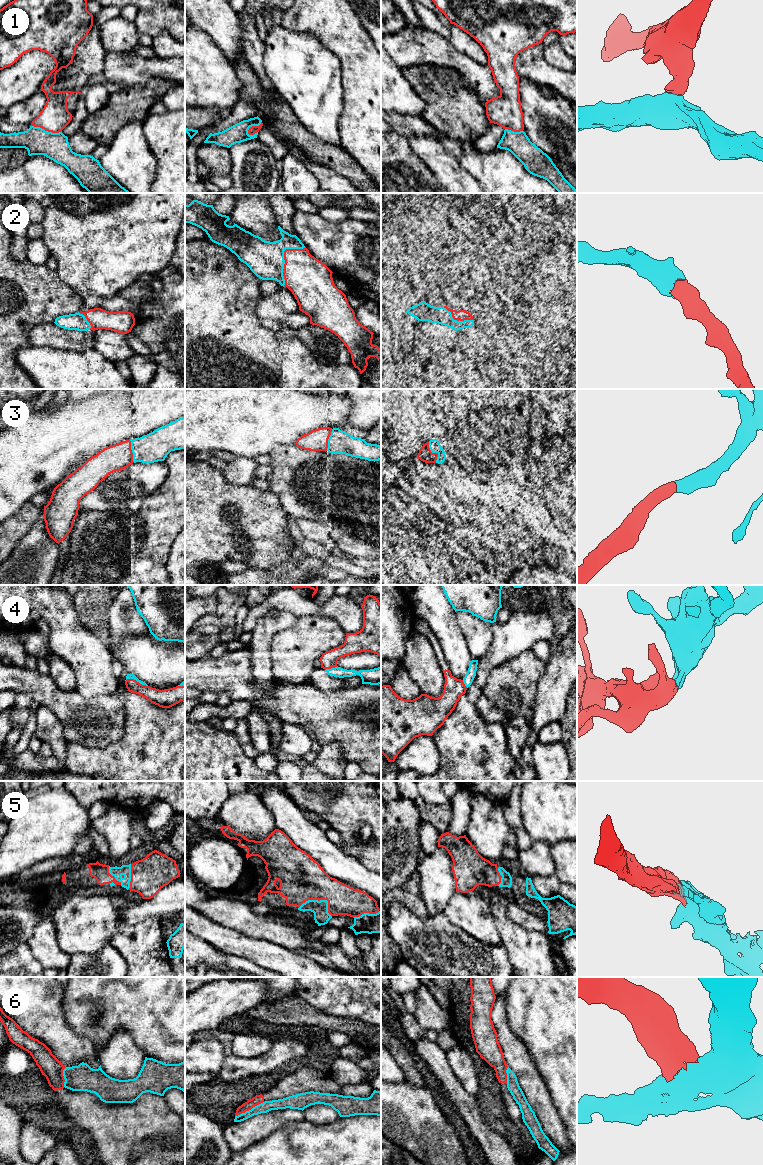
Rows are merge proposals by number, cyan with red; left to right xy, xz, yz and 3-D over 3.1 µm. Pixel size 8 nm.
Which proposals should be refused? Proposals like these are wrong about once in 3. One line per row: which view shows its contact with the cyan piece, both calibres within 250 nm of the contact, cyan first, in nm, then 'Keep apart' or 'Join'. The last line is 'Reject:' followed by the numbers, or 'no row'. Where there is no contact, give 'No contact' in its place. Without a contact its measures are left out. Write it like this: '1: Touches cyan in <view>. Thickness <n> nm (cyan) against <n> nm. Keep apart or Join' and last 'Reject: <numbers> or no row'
1: Touches cyan in xy. Thickness 220 nm (cyan) against 240 nm. Keep apart
2: Touches cyan in xz. Thickness 300 nm (cyan) against 340 nm. Join
3: Touches cyan in yz. Thickness 90 nm (cyan) against 110 nm. Join
4: Touches cyan in xy. Thickness 50 nm (cyan) against 130 nm. Join
5: Touches cyan in xz. Thickness 130 nm (cyan) against 360 nm. Join
6: Touches cyan in xz. Thickness 90 nm (cyan) against 80 nm. Keep apart
Reject: 1, 6

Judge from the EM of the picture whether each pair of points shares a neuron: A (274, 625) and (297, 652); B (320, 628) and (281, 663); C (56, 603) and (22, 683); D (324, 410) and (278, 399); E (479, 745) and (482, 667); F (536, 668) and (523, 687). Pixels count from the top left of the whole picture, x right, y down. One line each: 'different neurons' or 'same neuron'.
A: different neurons
B: same neuron
C: different neurons
D: same neuron
E: same neuron
F: same neuron

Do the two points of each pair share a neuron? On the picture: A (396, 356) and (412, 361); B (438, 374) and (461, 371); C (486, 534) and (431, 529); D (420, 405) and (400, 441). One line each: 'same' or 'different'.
A: different
B: same
C: same
D: same

